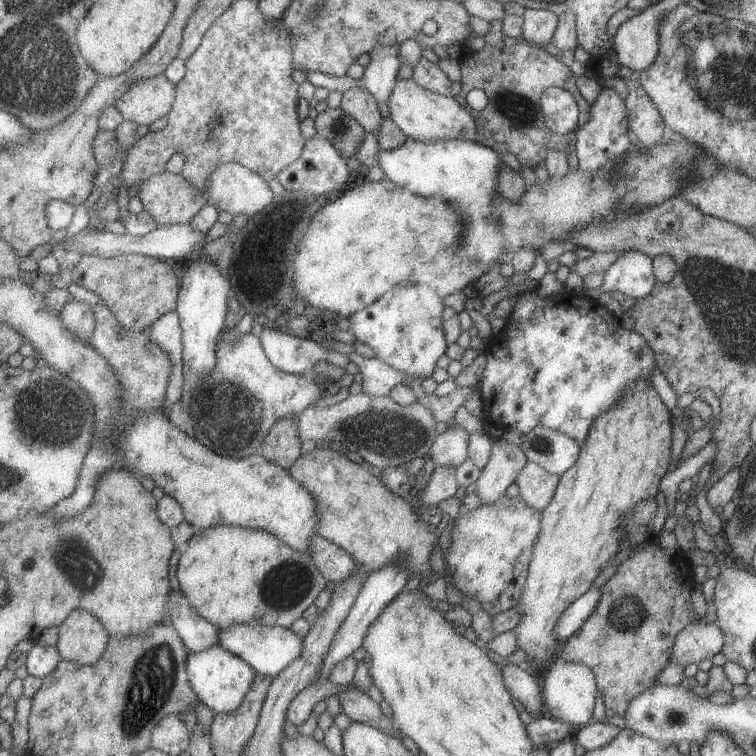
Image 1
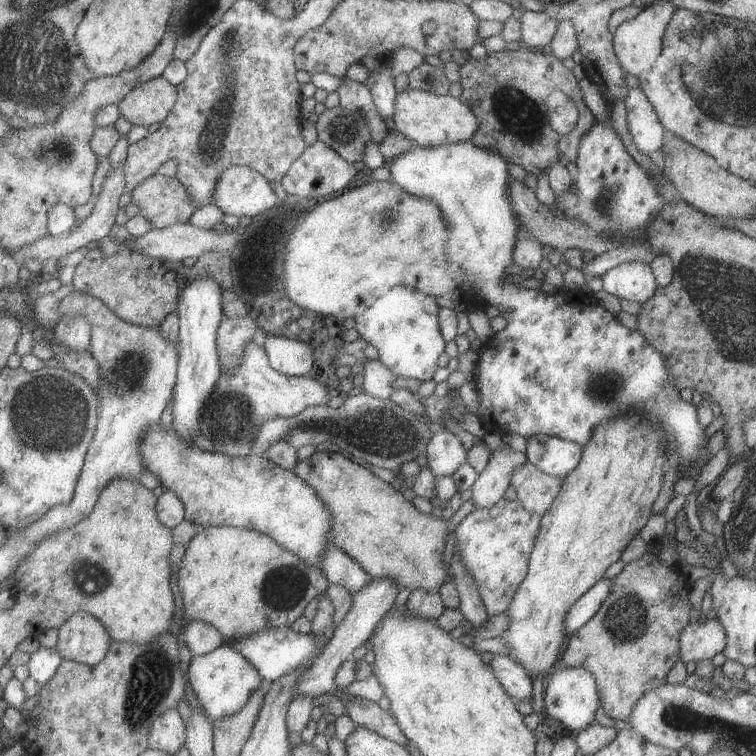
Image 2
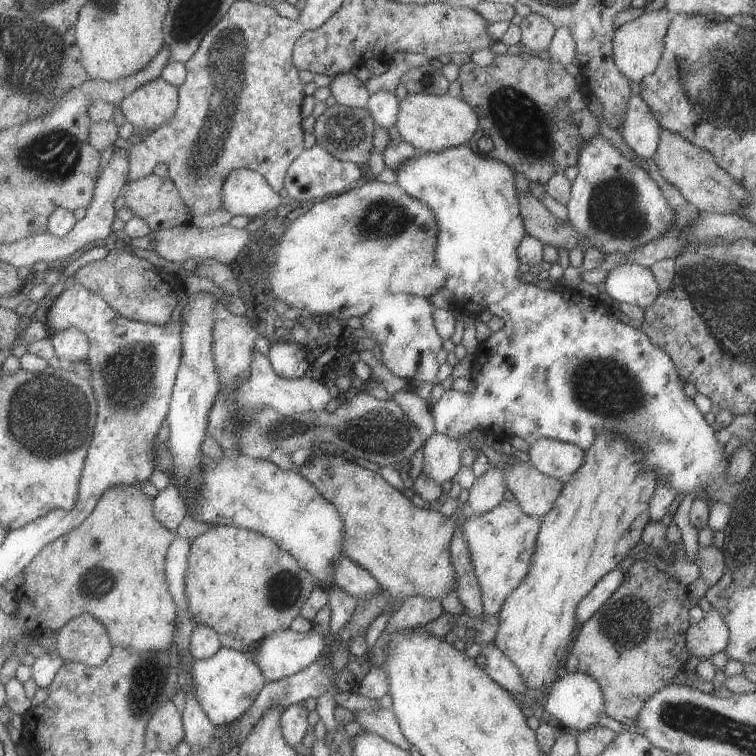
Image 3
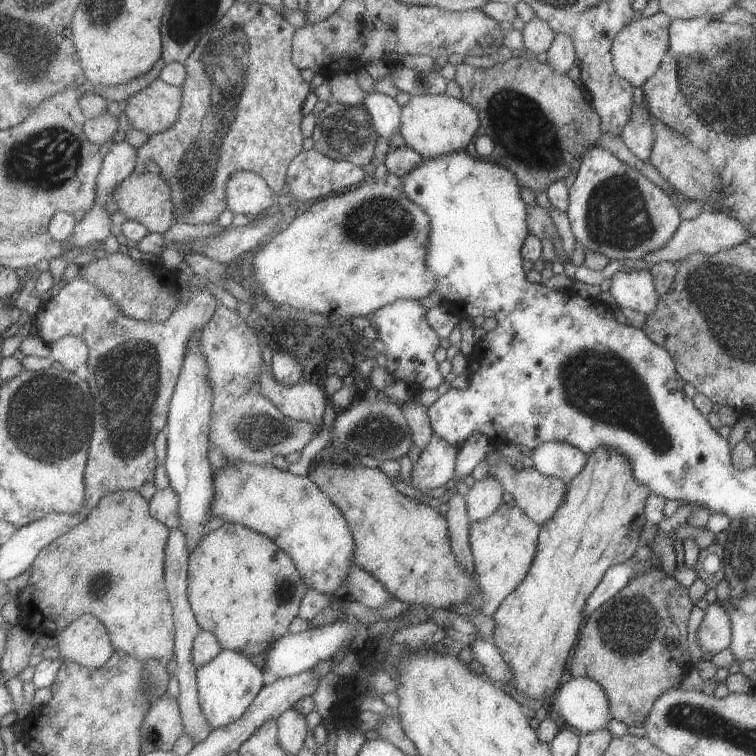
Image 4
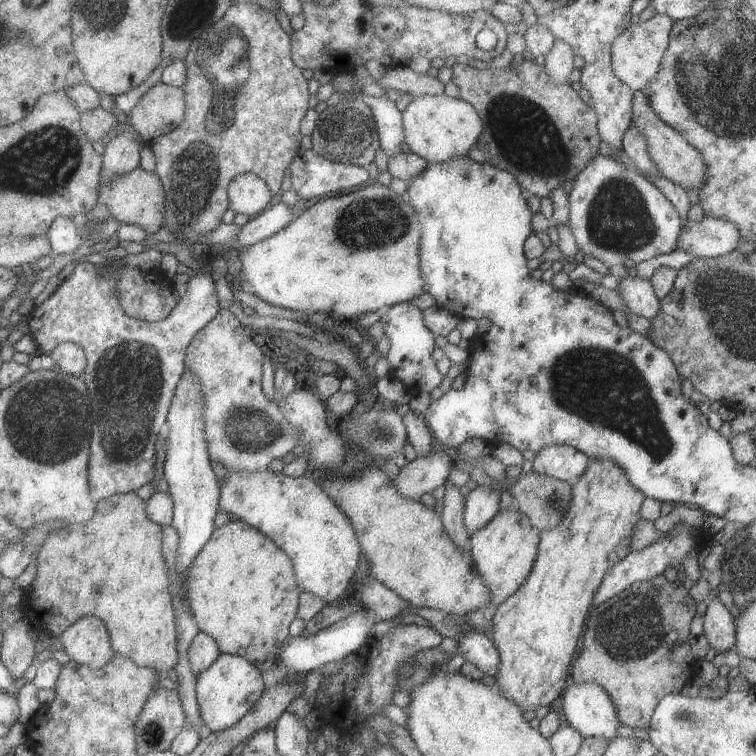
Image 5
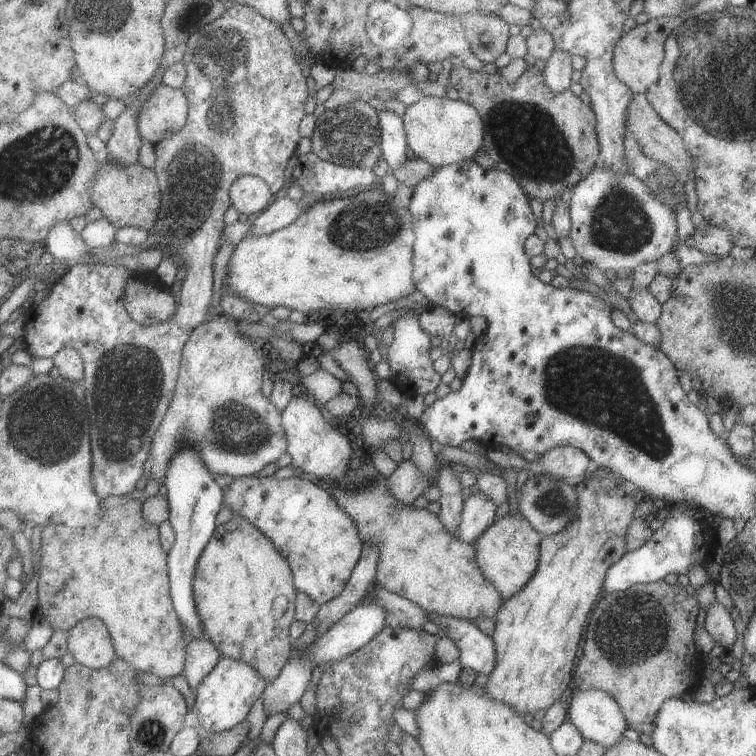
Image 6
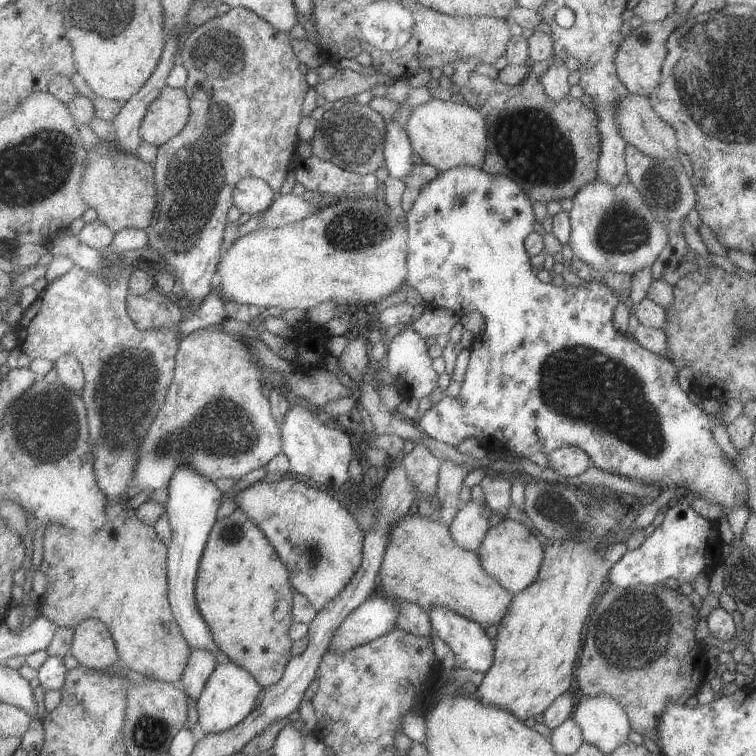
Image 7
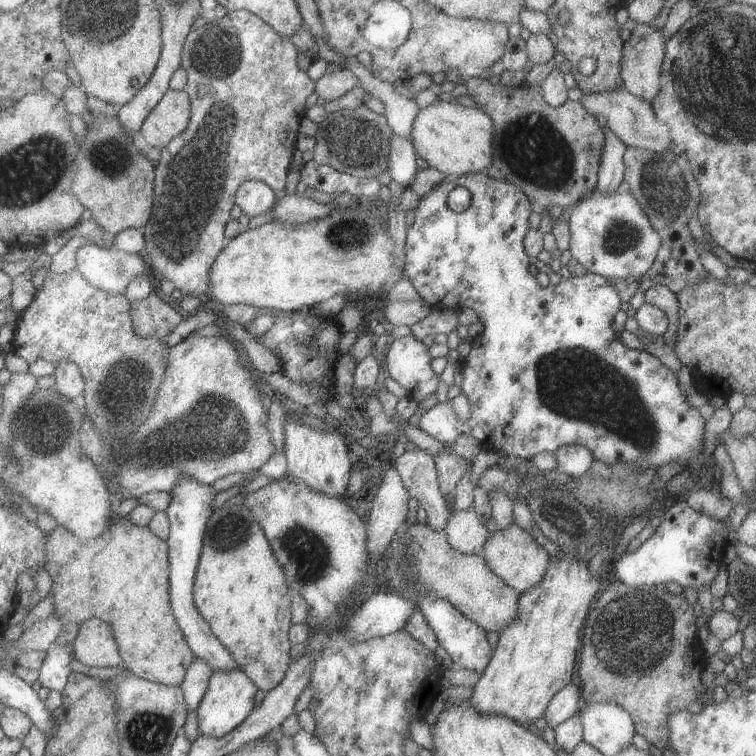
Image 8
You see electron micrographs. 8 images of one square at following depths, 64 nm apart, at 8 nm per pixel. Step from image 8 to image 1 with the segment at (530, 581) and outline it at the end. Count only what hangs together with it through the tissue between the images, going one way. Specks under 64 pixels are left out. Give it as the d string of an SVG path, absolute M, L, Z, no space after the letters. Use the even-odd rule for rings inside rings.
M504 493L500 496L500 498L498 498L497 501L490 504L484 503L480 506L480 508L458 515L455 520L451 520L452 531L450 532L450 536L452 536L452 543L447 549L447 555L445 556L445 570L448 575L452 576L452 586L455 586L461 595L467 595L468 597L478 599L478 602L480 602L480 604L484 607L484 610L492 616L498 614L498 612L504 612L509 608L517 606L519 604L519 600L521 599L521 594L523 593L527 576L529 575L529 564L532 562L533 550L541 529L542 513L543 511L541 510L529 507L528 503L524 502L522 497L510 497Z

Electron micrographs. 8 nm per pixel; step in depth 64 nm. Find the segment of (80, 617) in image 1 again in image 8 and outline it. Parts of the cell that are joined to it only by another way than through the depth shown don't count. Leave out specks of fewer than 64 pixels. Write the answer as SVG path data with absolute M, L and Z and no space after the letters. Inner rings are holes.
M99 618L86 619L72 645L73 658L86 666L122 666L112 627Z

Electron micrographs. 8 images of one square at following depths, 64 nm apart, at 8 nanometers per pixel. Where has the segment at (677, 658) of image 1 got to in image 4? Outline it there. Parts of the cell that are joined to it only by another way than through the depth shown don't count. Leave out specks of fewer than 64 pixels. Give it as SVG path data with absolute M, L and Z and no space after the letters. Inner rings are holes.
M712 603L705 610L705 617L697 632L701 649L713 655L729 648L731 643L731 622L728 613L718 603Z

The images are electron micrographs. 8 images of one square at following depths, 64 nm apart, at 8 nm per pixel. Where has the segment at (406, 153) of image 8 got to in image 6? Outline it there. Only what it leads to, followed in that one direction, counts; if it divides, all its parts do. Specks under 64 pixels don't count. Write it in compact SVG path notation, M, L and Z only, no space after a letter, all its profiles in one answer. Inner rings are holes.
M381 110L377 113L381 130L381 156L386 159L393 172L407 159L409 144L403 117L390 110Z

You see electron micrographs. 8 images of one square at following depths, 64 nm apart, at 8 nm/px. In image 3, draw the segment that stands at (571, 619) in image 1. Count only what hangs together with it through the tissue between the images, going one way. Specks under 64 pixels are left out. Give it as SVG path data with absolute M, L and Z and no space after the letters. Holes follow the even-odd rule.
M620 564L605 574L590 592L578 603L575 615L577 624L584 624L614 594L624 578L626 567Z

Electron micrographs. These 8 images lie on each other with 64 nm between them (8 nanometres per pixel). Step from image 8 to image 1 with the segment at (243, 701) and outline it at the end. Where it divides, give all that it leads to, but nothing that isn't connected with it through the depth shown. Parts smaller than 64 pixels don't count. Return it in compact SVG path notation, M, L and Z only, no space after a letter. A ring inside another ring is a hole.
M213 644L206 650L187 654L187 675L201 702L218 714L236 710L240 706L257 672L244 659Z

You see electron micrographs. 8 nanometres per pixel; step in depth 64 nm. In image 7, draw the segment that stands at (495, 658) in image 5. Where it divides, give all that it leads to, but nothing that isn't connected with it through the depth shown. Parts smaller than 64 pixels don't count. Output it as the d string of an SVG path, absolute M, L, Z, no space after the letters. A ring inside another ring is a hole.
M432 607L428 614L431 626L438 631L438 636L452 648L456 668L468 668L484 675L490 670L495 659L495 642L486 634L485 628L479 622L464 618L448 607Z

